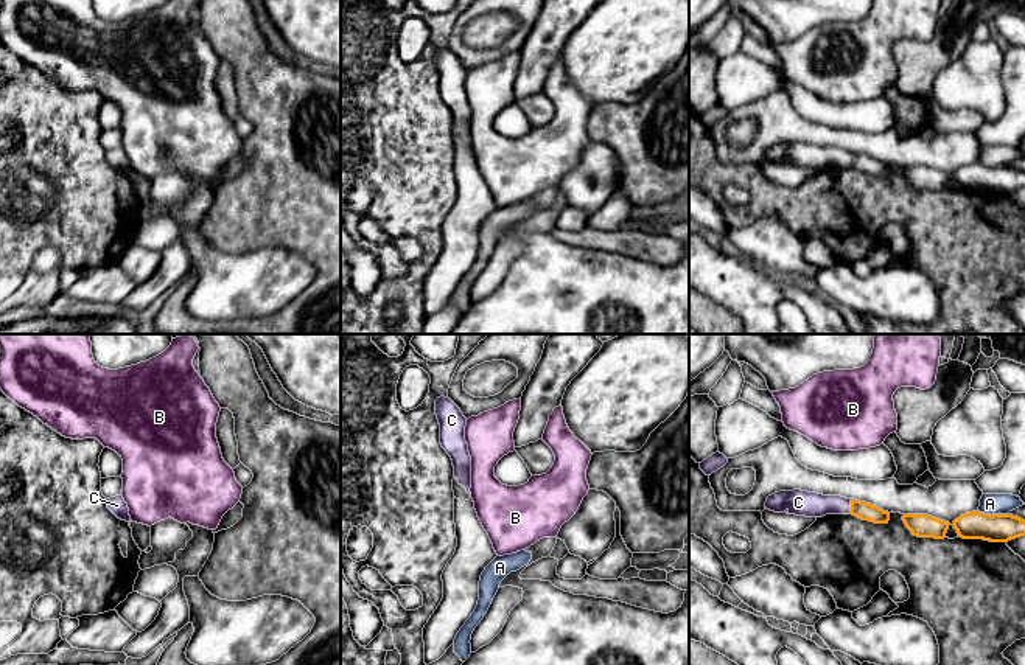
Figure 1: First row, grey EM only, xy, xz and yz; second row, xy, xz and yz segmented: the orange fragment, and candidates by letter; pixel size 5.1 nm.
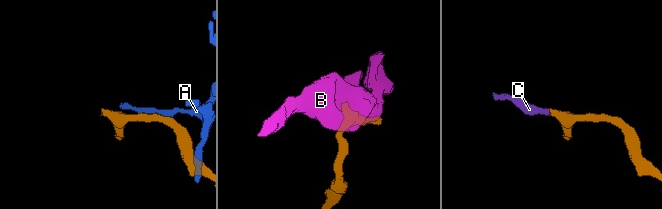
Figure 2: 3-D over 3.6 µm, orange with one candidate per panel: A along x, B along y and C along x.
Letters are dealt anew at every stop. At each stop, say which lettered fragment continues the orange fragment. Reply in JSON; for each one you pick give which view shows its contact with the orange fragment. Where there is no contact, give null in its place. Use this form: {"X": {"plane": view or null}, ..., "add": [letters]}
{"C": {"plane": "yz"}, "add": ["C"]}

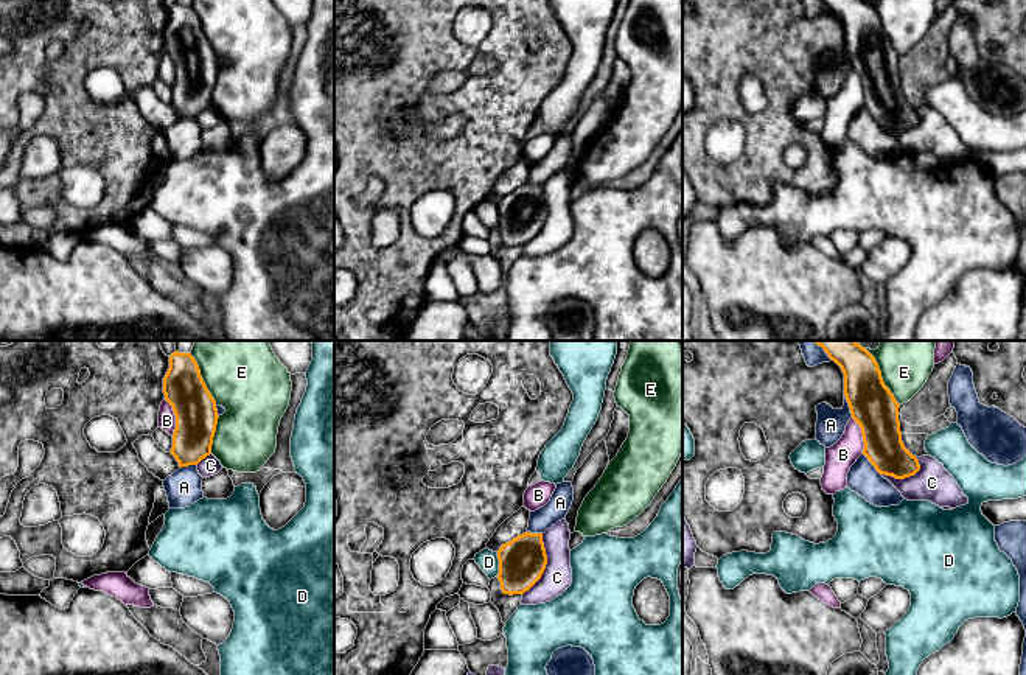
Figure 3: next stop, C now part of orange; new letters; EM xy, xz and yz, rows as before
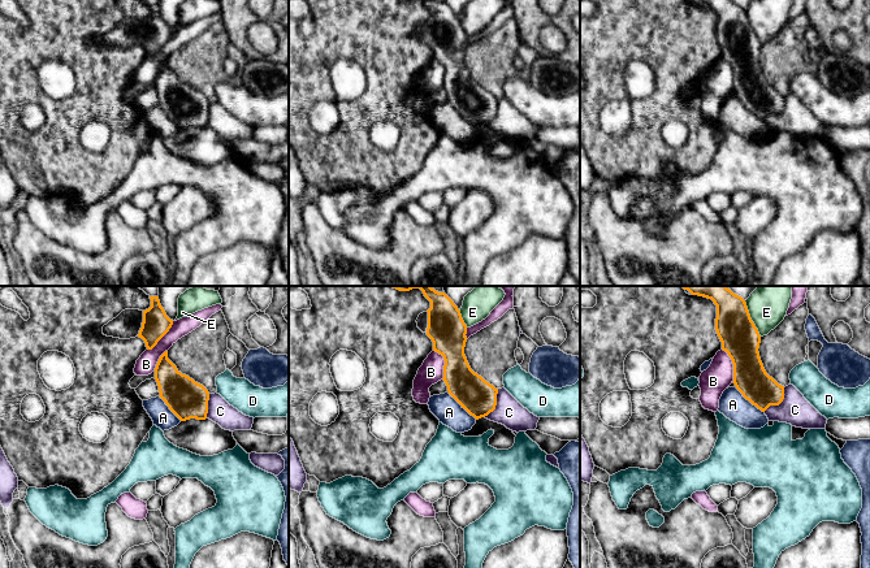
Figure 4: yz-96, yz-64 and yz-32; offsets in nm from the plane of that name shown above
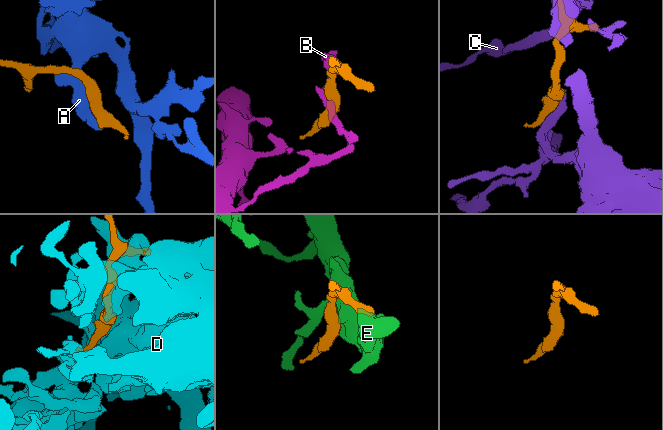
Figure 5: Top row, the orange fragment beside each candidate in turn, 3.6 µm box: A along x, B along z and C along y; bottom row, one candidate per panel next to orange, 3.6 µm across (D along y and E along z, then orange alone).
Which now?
{"add": []}

